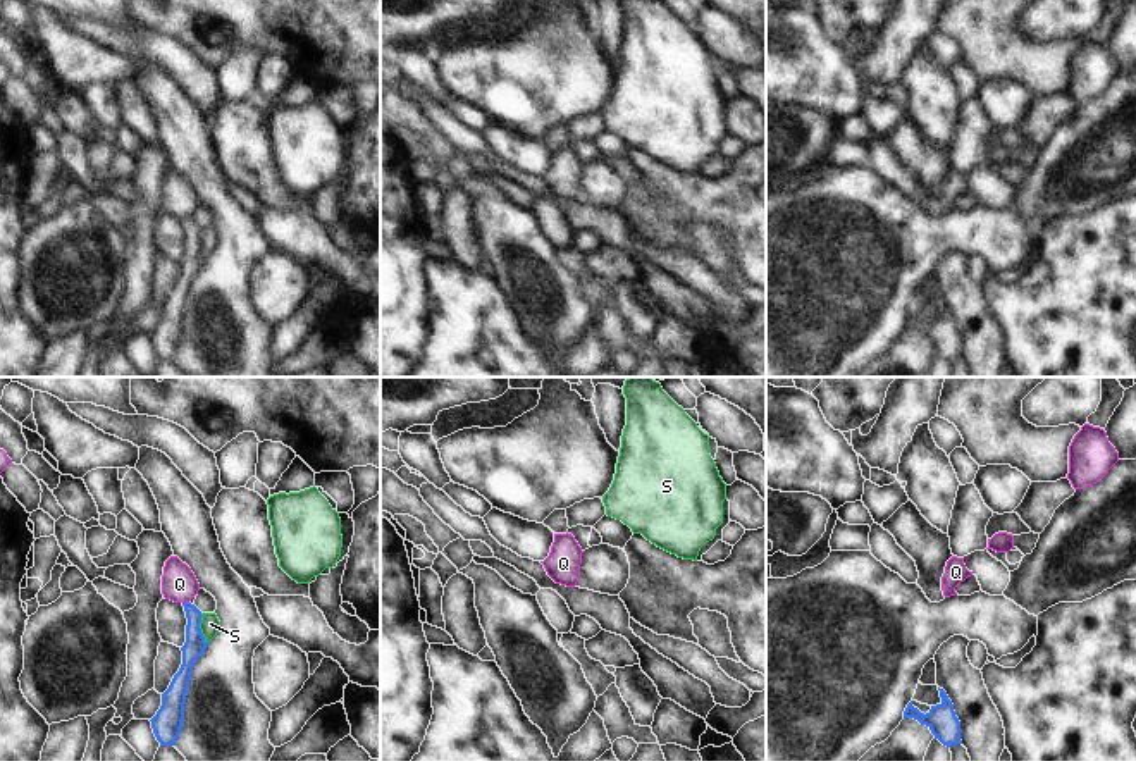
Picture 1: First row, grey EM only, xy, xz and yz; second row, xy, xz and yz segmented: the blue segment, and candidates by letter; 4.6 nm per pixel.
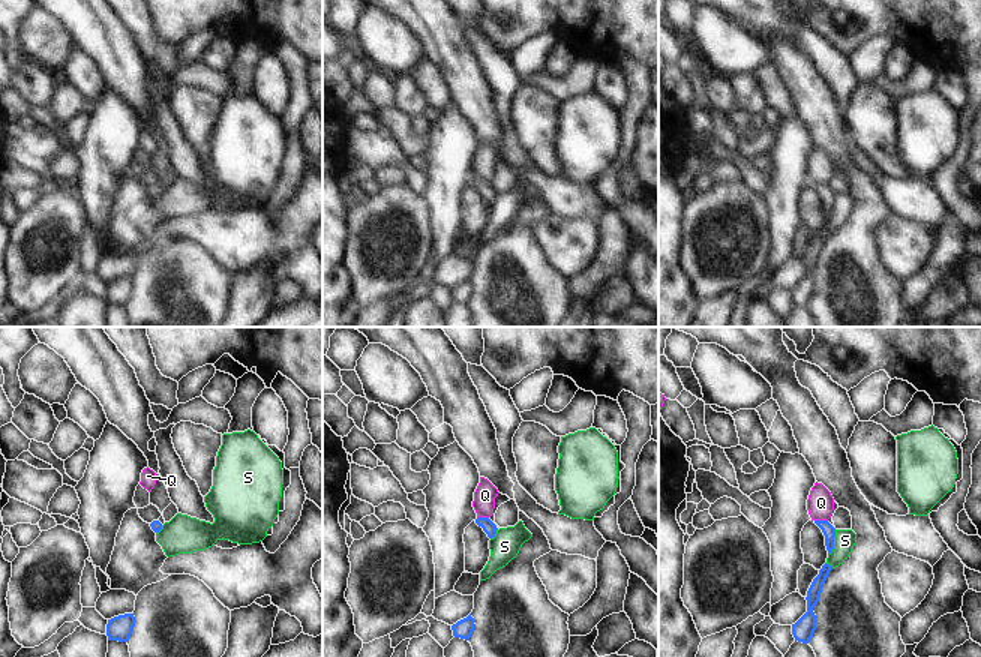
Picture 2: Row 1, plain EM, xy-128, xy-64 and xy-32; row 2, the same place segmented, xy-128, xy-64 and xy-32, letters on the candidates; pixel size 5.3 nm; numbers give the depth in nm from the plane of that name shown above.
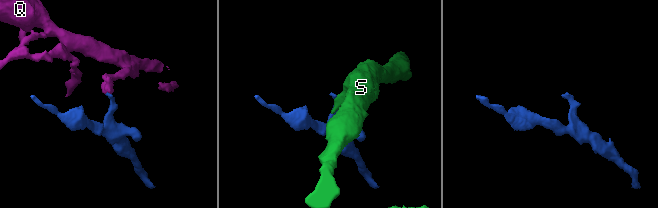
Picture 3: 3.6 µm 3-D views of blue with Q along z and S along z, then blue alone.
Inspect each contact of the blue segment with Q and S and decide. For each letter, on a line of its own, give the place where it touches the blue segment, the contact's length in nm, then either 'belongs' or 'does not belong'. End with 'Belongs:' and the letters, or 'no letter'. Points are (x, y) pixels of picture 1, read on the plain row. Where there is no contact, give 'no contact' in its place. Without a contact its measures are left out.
Q: meets blue in xy at (186, 217); contact 30 nm long; does not belong
S: meets blue in xy at (200, 243); contact 150 nm long; does not belong
Belongs: no letter

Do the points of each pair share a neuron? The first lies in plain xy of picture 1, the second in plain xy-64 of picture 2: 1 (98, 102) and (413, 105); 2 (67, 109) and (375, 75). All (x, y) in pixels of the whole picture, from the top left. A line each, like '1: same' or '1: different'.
1: same
2: same

